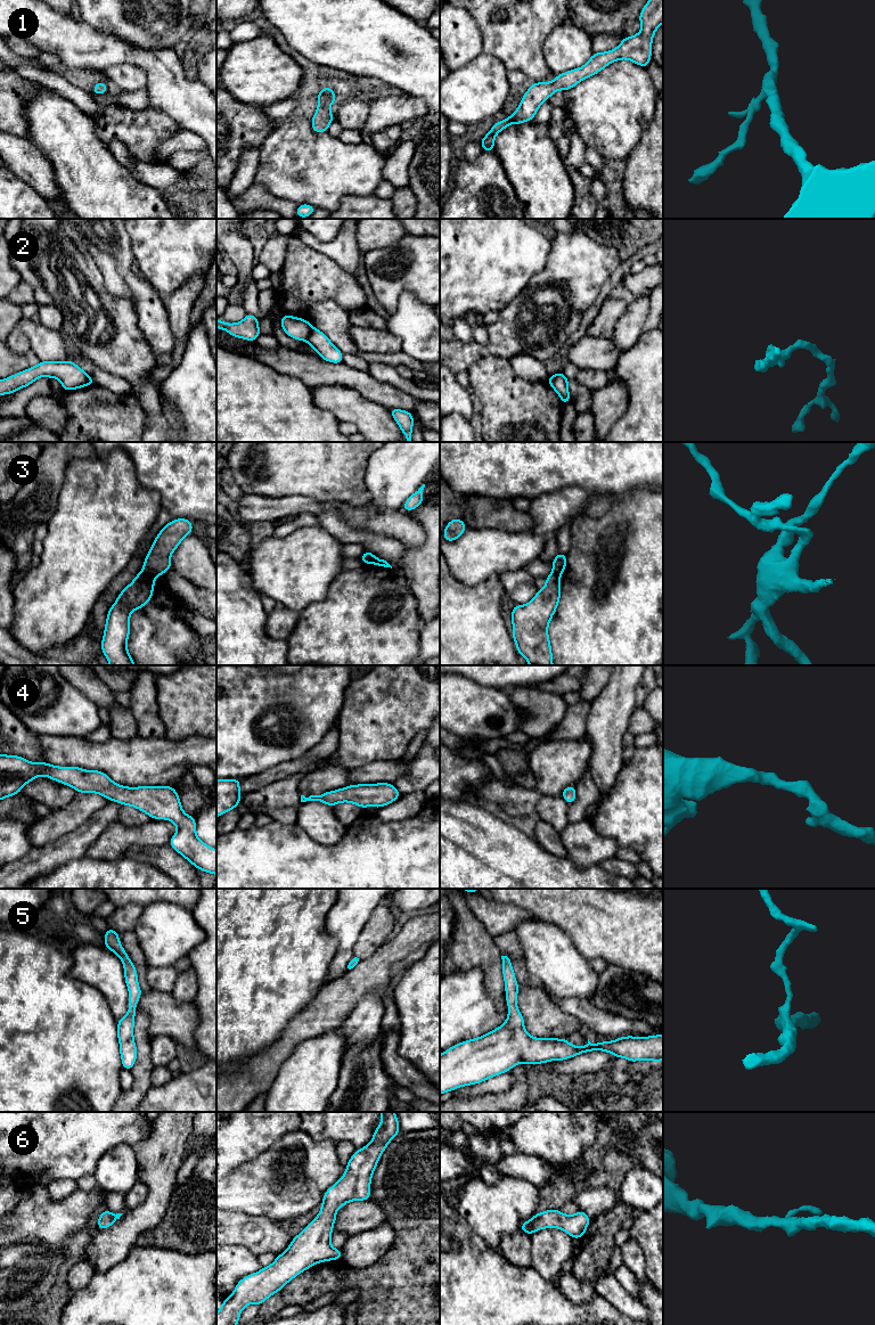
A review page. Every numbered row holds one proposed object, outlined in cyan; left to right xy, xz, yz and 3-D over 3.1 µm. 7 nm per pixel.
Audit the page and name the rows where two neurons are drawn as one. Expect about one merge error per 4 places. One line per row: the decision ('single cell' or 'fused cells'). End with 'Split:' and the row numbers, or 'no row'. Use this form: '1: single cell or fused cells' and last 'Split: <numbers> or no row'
1: single cell
2: fused cells
3: fused cells
4: single cell
5: single cell
6: single cell
Split: 2, 3

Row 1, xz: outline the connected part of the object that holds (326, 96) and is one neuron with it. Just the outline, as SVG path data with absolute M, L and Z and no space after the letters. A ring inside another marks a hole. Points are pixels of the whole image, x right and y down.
M329 87L322 88L317 97L319 100L318 108L316 114L311 117L311 128L314 132L321 133L328 130L330 123L334 120L334 115L330 113L329 108L332 104L337 100L337 97L335 91Z

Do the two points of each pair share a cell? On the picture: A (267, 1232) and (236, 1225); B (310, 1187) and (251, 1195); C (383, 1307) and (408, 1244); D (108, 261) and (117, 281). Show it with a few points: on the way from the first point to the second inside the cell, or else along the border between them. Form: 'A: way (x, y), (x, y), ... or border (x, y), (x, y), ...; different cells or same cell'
A: way (259, 1232), (244, 1231); same cell
B: way (295, 1187), (266, 1188); same cell
C: way (398, 1291), (408, 1274), (408, 1260); same cell
D: way (108, 266), (113, 277); same cell

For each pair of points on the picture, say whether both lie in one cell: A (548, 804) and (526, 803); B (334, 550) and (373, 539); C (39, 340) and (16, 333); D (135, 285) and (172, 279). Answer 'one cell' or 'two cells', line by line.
A: two cells
B: two cells
C: two cells
D: two cells

